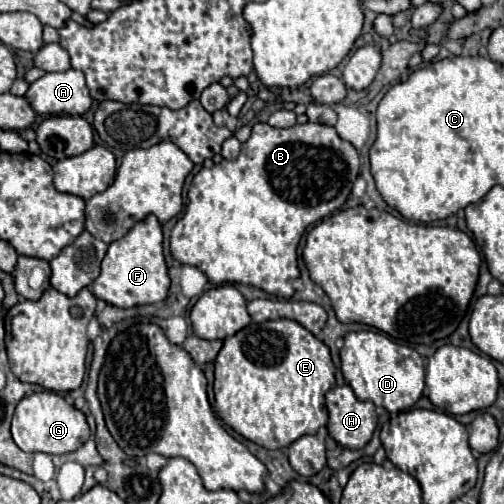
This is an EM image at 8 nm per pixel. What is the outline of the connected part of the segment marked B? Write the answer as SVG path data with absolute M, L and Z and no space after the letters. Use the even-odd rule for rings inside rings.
M306 122L306 124L296 124L292 128L280 128L278 130L278 128L272 128L270 124L254 124L252 126L252 136L242 144L242 152L240 152L240 156L236 160L222 160L214 168L202 168L194 176L192 186L188 190L186 212L176 222L176 226L172 228L172 234L170 234L170 252L172 252L172 256L180 264L190 264L190 266L200 268L208 276L208 280L212 284L250 284L250 286L262 288L268 294L290 298L294 294L292 282L300 276L300 268L298 268L298 244L300 244L302 234L306 232L306 228L310 224L314 224L316 220L322 220L324 216L330 216L332 212L336 212L336 210L340 210L344 206L344 202L348 200L348 196L352 192L352 186L354 186L356 178L358 178L358 170L360 170L358 150L350 142L342 140L332 126Z

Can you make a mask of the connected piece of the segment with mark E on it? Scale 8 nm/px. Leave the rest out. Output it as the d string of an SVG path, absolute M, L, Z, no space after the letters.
M268 320L252 322L234 336L224 340L224 346L214 364L214 408L216 414L240 436L264 446L264 448L288 448L292 442L306 434L316 434L318 428L326 426L328 410L324 394L334 384L334 364L330 358L330 348L310 334L296 320Z

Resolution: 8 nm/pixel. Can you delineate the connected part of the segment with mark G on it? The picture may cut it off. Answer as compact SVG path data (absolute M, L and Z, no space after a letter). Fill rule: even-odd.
M38 392L32 396L26 396L14 412L12 420L12 438L24 452L46 452L46 454L66 454L72 450L78 450L82 442L90 436L86 416L70 406L60 394L56 392Z

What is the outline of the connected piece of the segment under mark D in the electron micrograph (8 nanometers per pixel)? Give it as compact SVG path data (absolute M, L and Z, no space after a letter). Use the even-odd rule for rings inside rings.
M376 330L350 332L344 336L344 348L340 350L342 374L360 400L370 400L388 412L402 412L412 408L424 390L424 364L414 348L392 340Z

